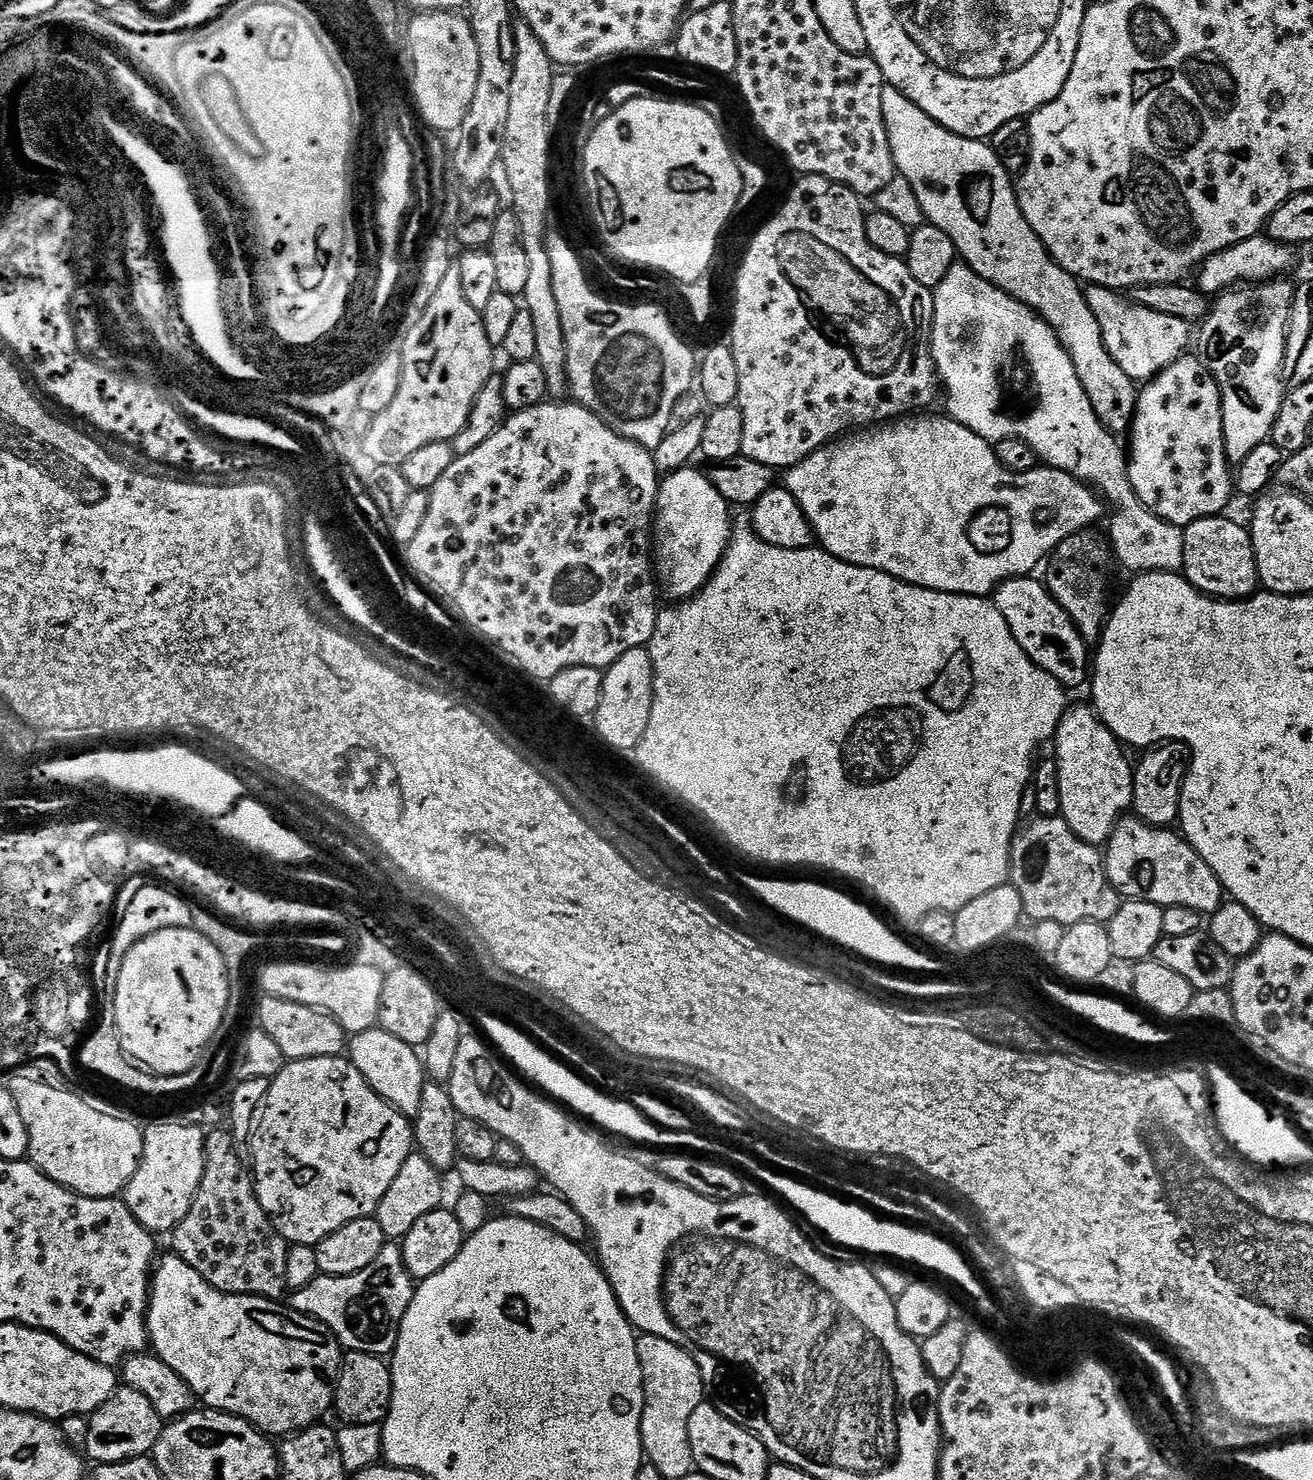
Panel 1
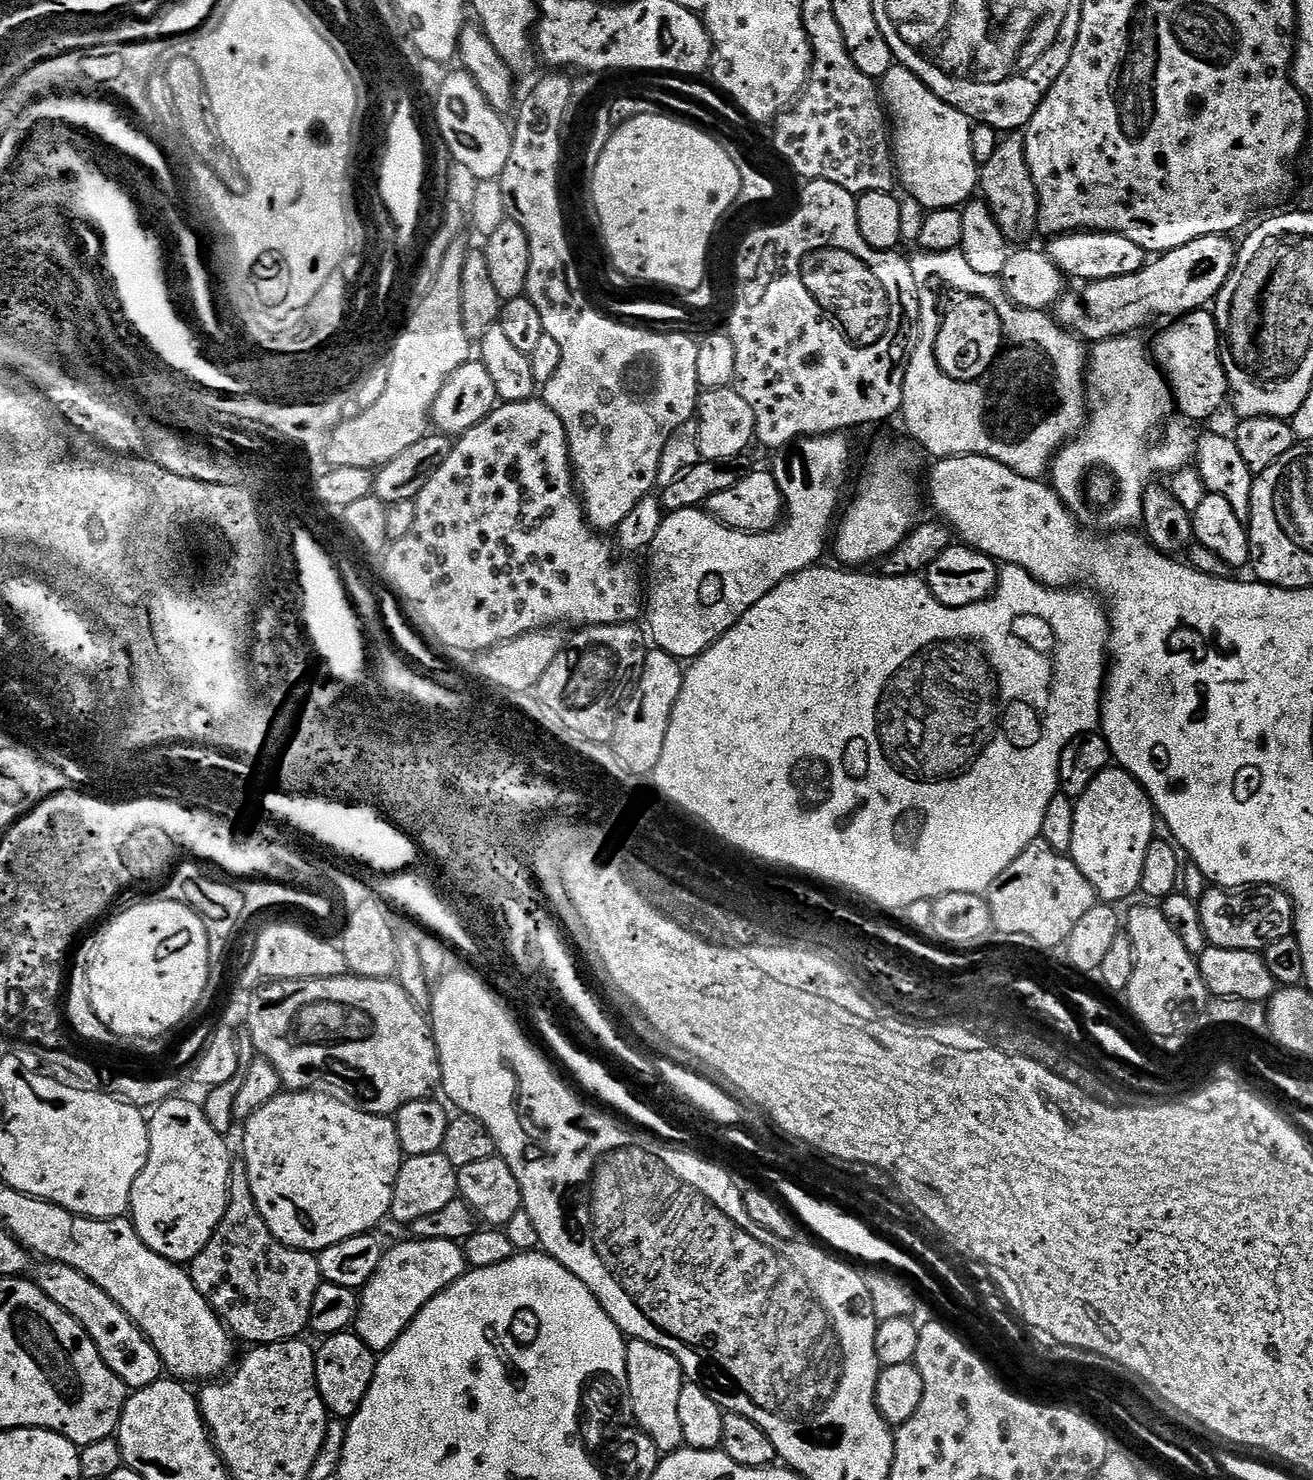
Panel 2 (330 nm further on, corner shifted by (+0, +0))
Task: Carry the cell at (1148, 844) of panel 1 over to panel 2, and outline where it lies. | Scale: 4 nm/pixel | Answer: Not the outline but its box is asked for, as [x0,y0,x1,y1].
[1199,887,1296,953]

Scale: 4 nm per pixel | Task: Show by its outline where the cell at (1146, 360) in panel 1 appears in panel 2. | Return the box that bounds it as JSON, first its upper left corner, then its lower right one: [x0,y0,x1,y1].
[1156,310,1229,420]

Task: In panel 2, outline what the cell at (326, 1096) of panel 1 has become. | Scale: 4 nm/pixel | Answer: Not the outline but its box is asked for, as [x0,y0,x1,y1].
[242,1090,402,1254]

